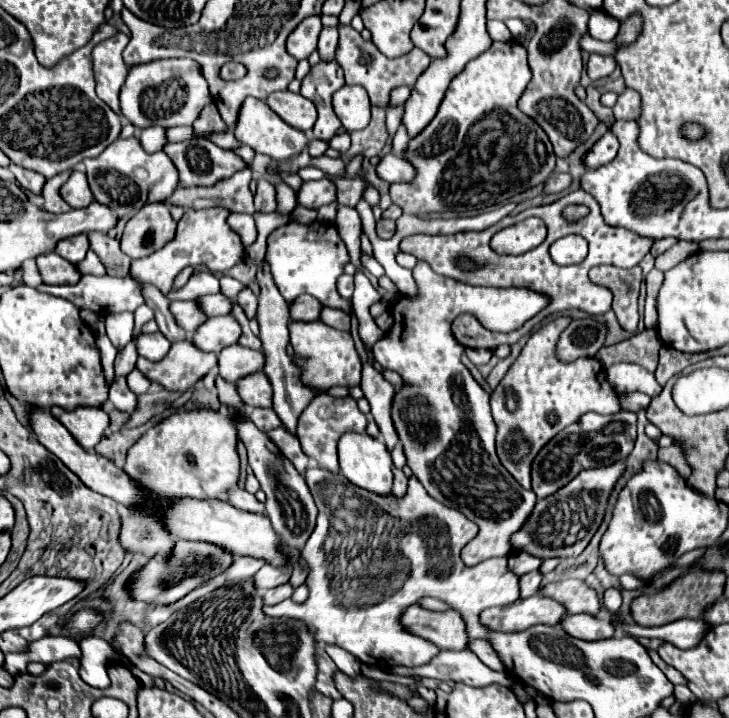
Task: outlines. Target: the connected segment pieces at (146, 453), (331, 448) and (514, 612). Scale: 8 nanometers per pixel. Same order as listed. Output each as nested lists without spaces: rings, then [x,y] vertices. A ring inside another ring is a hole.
[[[224,408],[224,416],[216,410],[178,412],[150,428],[128,452],[124,470],[134,480],[144,480],[148,488],[164,492],[164,496],[222,498],[238,482],[236,452],[236,412]]]
[[[320,394],[300,414],[300,420],[298,420],[298,426],[296,426],[296,436],[302,444],[302,450],[310,458],[314,458],[322,468],[338,472],[338,454],[336,454],[338,438],[344,432],[350,432],[350,430],[364,432],[366,424],[368,424],[368,420],[358,410],[358,404],[356,404],[354,398],[332,398],[328,394]]]
[[[542,594],[526,600],[516,600],[510,606],[486,608],[480,612],[480,622],[494,632],[522,632],[536,624],[556,626],[566,616],[566,608]]]

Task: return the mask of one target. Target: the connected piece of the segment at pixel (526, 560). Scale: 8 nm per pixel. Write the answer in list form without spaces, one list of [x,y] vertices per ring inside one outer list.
[[[516,552],[514,556],[508,558],[508,564],[512,566],[512,572],[516,572],[516,576],[524,576],[532,570],[538,570],[542,560],[536,556],[530,556],[528,552]]]

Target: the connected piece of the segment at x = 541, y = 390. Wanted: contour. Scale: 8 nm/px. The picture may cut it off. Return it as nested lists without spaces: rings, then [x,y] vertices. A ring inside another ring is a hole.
[[[556,318],[548,324],[544,324],[538,332],[534,332],[526,346],[522,348],[522,354],[518,356],[518,360],[510,366],[510,370],[506,372],[506,376],[500,380],[500,384],[494,388],[492,398],[490,398],[490,406],[492,406],[492,416],[494,422],[498,426],[498,436],[496,436],[496,450],[500,456],[502,466],[524,486],[530,488],[530,464],[534,460],[534,456],[540,452],[540,448],[552,440],[562,428],[574,424],[580,420],[580,416],[584,416],[586,412],[596,412],[596,414],[616,414],[618,410],[622,410],[620,406],[620,398],[618,392],[610,386],[610,382],[606,380],[606,372],[602,368],[602,364],[596,358],[578,358],[574,362],[560,362],[556,358],[556,344],[560,334],[566,330],[566,326],[572,322],[572,318]]]

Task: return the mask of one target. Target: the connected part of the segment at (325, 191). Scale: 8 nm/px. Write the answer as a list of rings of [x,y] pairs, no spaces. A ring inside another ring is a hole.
[[[322,178],[316,182],[304,182],[298,190],[298,204],[306,208],[318,210],[324,204],[332,204],[336,200],[336,186],[332,180]]]

